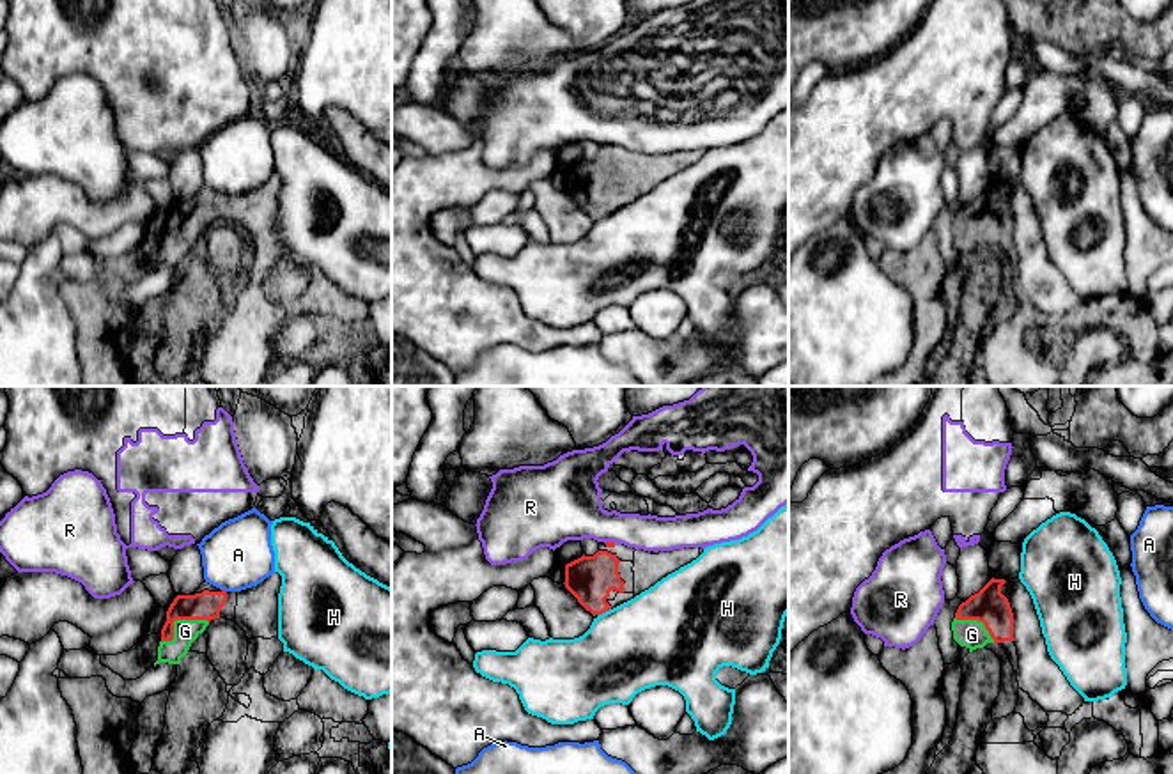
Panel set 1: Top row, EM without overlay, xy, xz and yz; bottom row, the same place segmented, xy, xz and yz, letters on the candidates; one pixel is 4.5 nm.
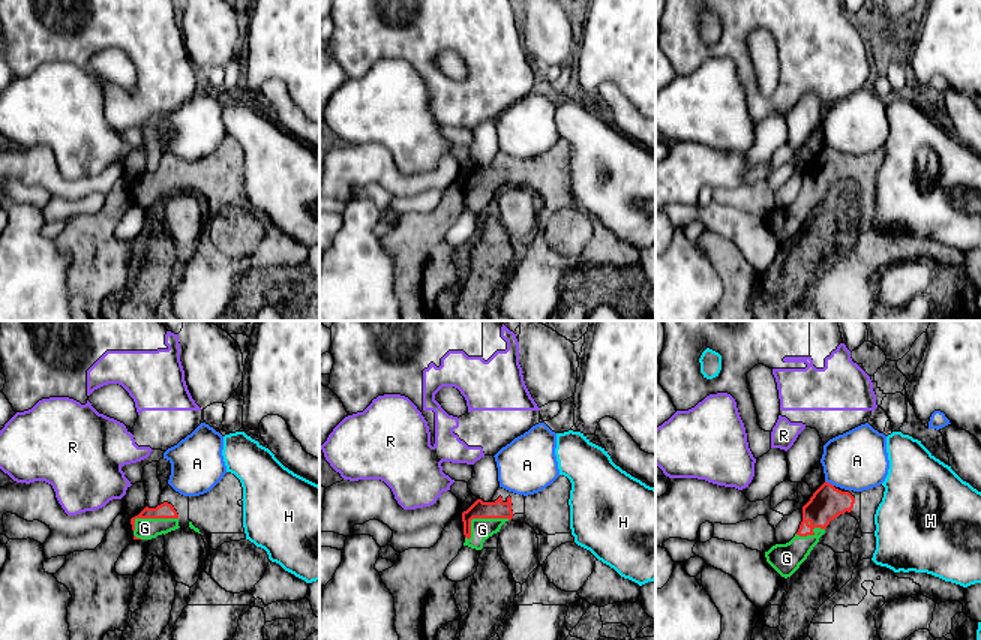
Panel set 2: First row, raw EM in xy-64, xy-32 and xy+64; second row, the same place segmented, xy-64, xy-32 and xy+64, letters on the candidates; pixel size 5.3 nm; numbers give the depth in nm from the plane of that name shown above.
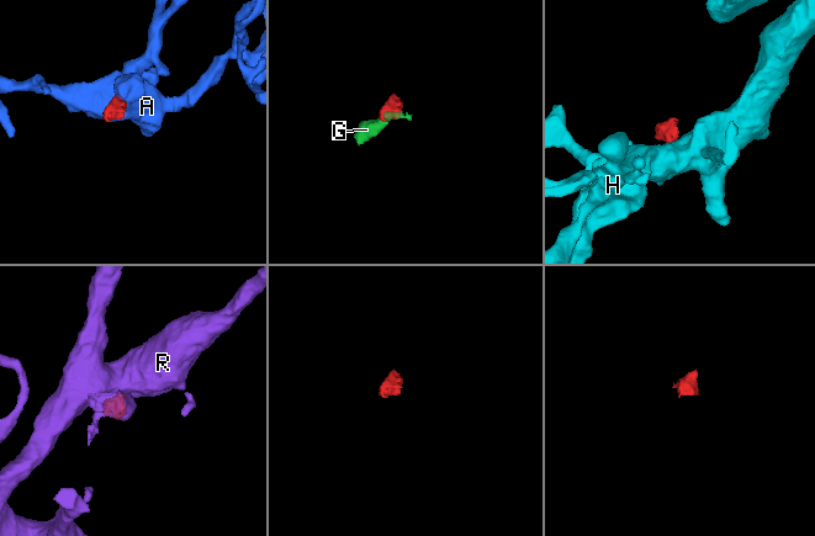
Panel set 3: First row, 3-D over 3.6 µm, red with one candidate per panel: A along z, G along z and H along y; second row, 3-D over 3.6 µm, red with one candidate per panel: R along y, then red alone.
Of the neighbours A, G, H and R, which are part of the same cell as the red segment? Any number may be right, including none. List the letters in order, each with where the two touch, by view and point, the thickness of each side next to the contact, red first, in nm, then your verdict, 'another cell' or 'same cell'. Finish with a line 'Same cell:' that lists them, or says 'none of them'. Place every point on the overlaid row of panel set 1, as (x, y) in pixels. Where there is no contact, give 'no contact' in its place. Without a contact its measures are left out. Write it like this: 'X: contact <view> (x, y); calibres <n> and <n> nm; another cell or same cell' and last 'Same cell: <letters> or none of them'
A: contact xy (224, 590); calibres 130 and 320 nm; another cell
G: contact xy (178, 619); calibres 130 and 110 nm; same cell
H: contact xz (603, 611); calibres 200 and 400 nm; another cell
R: contact xz (610, 542); calibres 30 and 300 nm; another cell
Same cell: G

